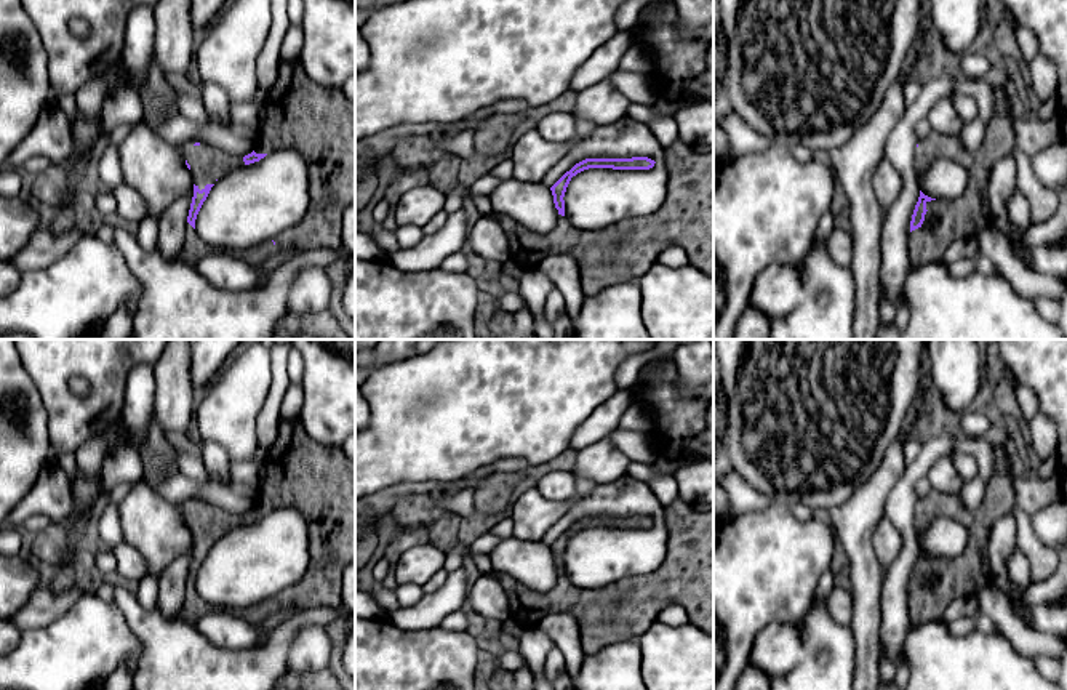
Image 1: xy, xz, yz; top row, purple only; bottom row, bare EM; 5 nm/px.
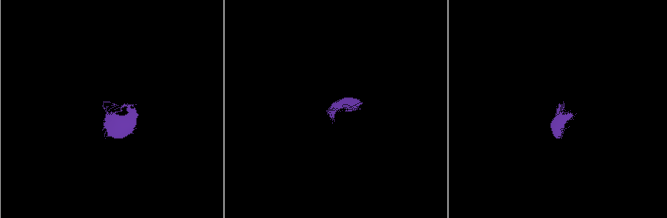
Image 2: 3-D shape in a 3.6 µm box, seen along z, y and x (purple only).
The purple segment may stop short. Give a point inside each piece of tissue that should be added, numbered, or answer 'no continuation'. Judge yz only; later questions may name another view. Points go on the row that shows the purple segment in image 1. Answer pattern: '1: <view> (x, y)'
1: yz (968, 215)

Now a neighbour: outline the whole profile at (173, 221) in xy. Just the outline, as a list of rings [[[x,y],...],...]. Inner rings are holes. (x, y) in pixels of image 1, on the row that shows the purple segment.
[[[194,189],[160,216],[158,253],[168,261],[181,261],[192,197]]]

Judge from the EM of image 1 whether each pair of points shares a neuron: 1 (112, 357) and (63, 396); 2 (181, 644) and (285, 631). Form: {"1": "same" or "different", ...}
{"1": "same", "2": "same"}

